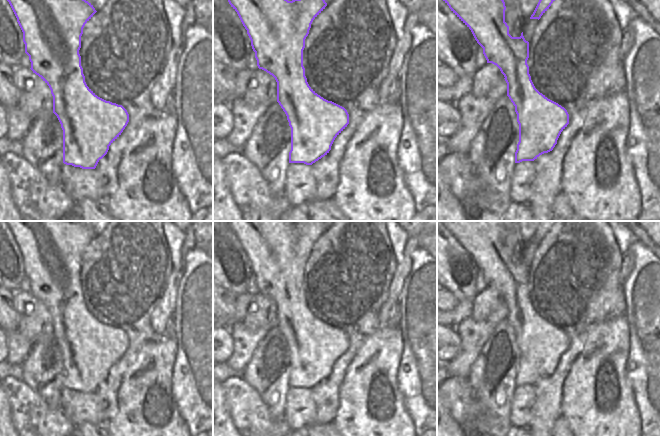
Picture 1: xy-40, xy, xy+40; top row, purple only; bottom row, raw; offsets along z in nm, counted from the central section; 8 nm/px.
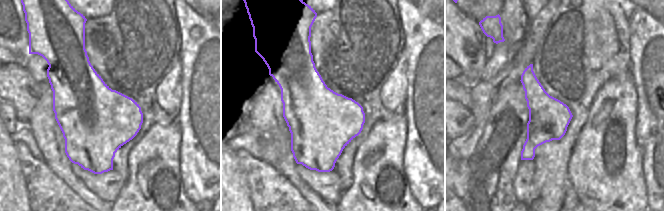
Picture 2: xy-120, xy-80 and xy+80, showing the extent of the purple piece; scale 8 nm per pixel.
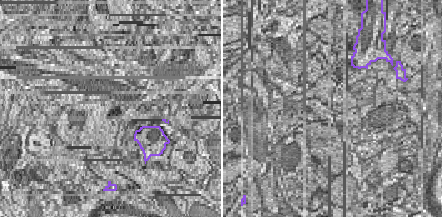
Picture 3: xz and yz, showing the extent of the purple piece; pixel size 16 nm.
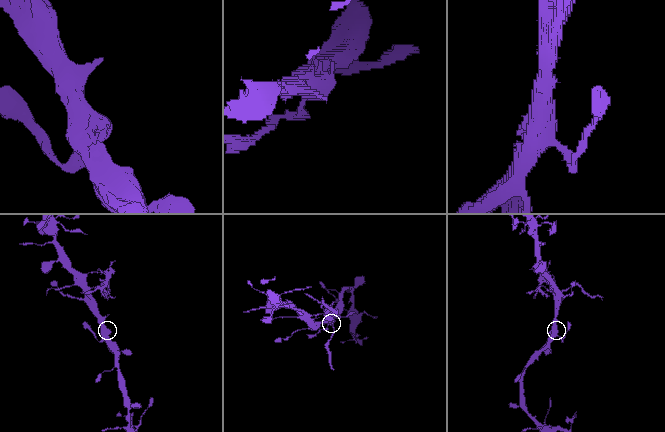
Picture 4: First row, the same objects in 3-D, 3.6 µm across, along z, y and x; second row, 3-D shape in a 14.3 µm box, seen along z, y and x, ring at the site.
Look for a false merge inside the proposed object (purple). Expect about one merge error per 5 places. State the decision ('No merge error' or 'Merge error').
No merge error

